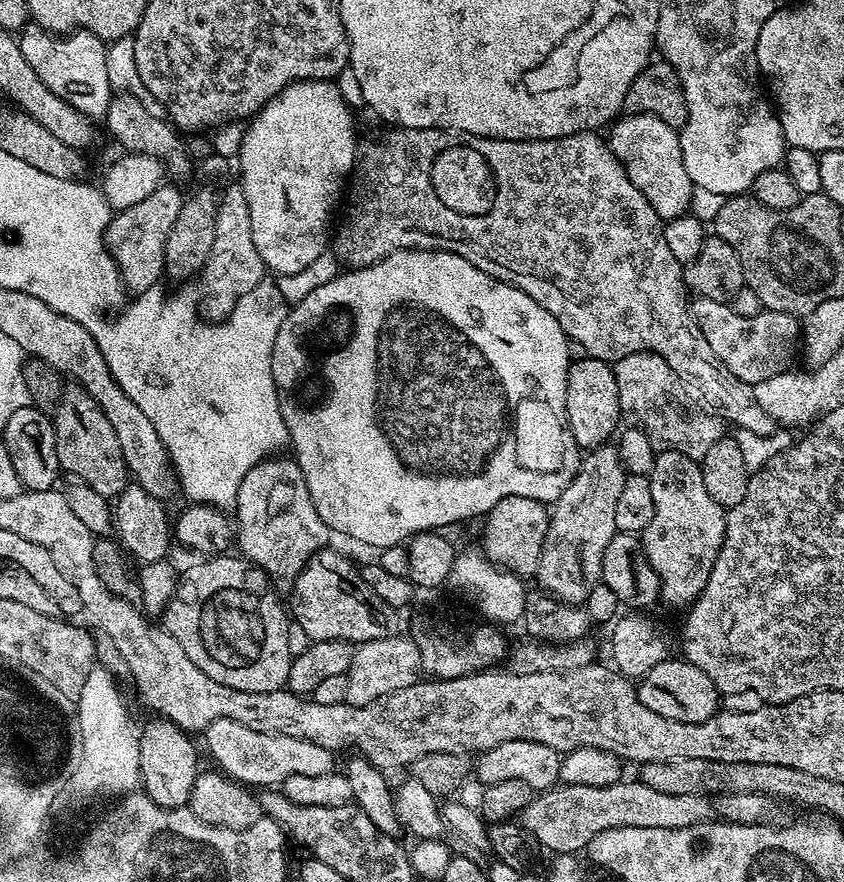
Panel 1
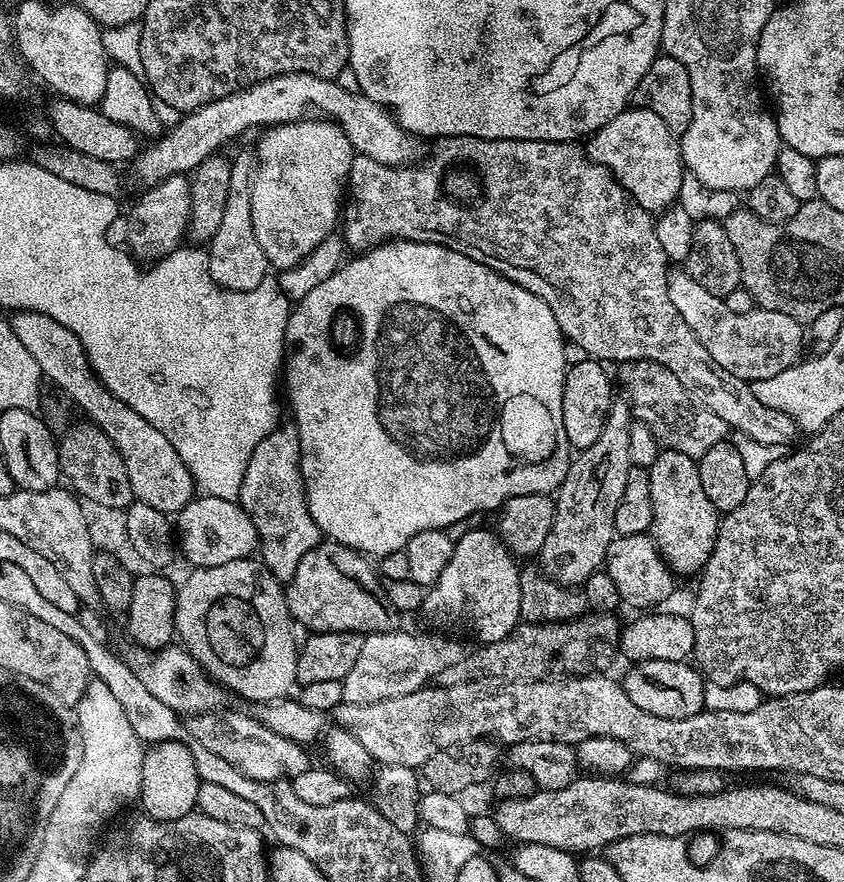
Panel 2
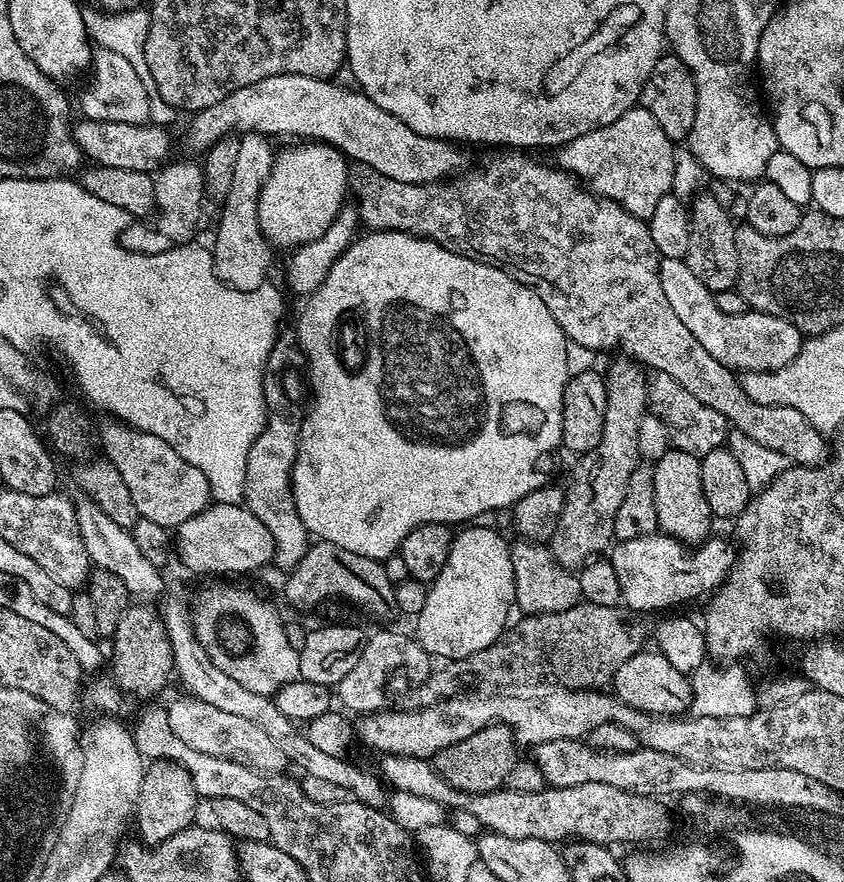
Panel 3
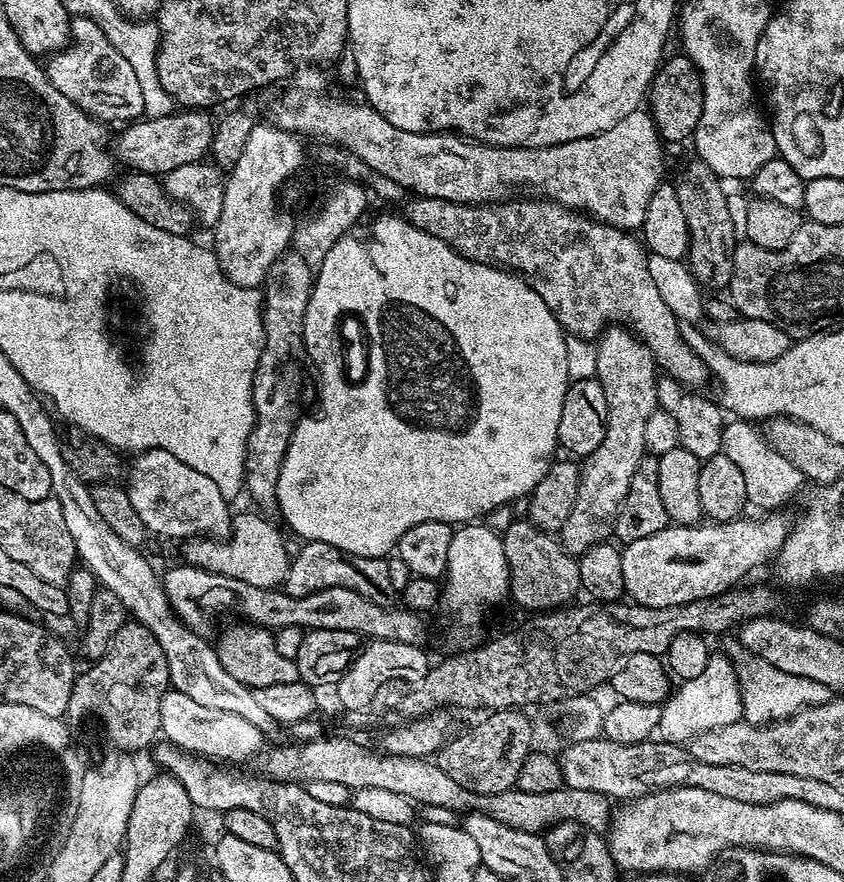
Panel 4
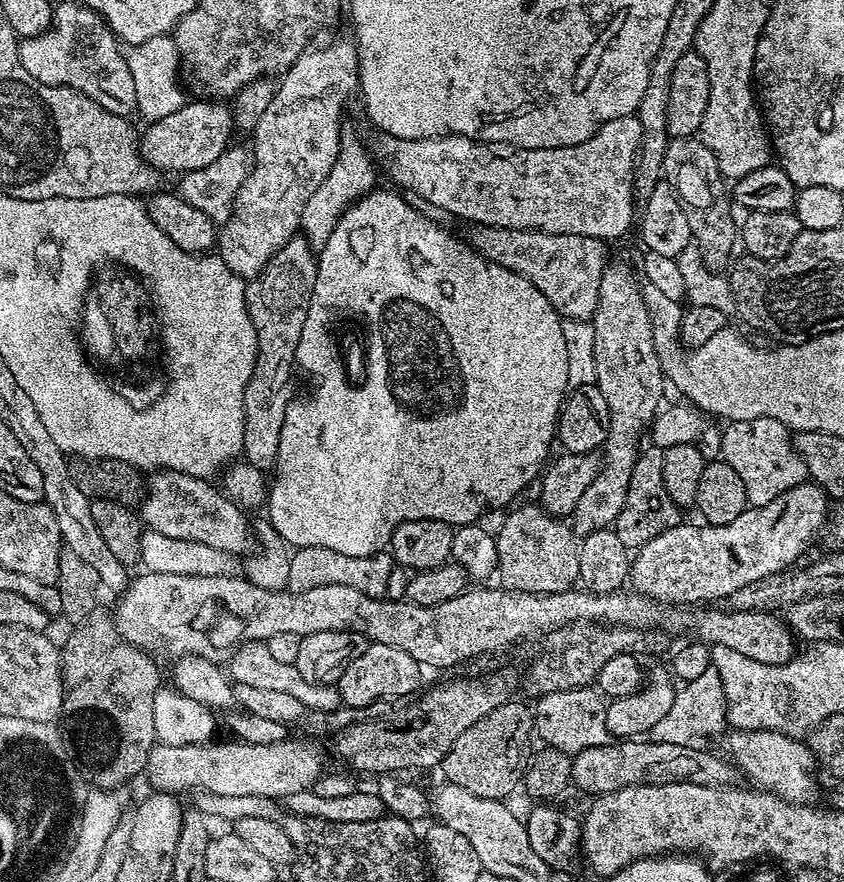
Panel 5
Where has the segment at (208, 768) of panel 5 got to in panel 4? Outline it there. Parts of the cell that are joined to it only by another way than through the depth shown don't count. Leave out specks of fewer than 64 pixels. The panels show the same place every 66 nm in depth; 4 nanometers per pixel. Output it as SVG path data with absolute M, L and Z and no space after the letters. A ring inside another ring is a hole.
M325 734L314 741L289 743L272 750L267 749L261 757L263 760L260 770L268 779L299 784L307 784L310 781L339 782L349 790L362 787L386 788L421 807L440 806L448 808L452 814L456 814L458 810L485 812L487 816L506 826L537 834L543 833L546 826L567 820L578 822L587 828L604 830L607 829L614 811L607 796L594 790L574 790L563 786L542 794L530 794L519 790L489 796L474 794L458 786L458 782L454 782L450 774L443 773L442 768L438 767L433 759L404 757L379 751L376 753L346 736Z

